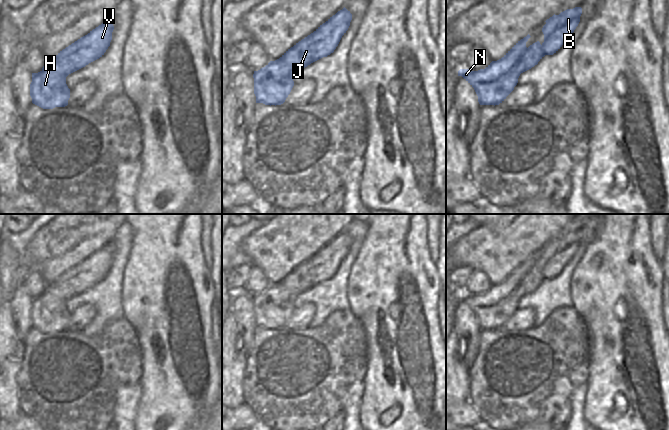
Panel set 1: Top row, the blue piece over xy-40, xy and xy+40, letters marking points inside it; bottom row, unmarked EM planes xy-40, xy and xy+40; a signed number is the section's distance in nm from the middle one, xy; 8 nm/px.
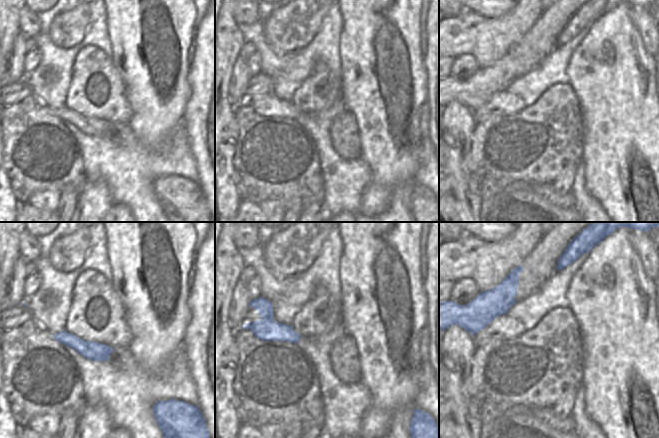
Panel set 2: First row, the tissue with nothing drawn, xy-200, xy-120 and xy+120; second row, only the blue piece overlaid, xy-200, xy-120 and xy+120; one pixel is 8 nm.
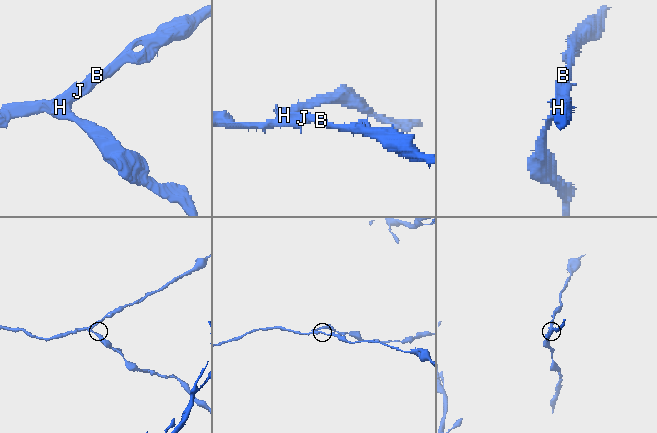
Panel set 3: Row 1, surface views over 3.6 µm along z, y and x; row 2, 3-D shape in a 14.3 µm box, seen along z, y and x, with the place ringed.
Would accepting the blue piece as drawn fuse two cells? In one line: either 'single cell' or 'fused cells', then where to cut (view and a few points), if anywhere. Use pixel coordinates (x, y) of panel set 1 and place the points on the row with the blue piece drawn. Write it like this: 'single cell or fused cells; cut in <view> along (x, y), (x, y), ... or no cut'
fused cells; cut in xy along (258, 70), (278, 82), (279, 91), (292, 80)

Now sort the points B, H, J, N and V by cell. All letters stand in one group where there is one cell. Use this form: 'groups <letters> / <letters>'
groups B J V / H N

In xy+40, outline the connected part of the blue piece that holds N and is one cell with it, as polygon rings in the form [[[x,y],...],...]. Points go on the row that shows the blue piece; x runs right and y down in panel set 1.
[[[460,69],[458,76],[462,76],[475,90],[480,105],[499,105],[514,90],[514,87],[503,93],[505,83],[497,83],[488,78],[485,71],[471,71]]]

